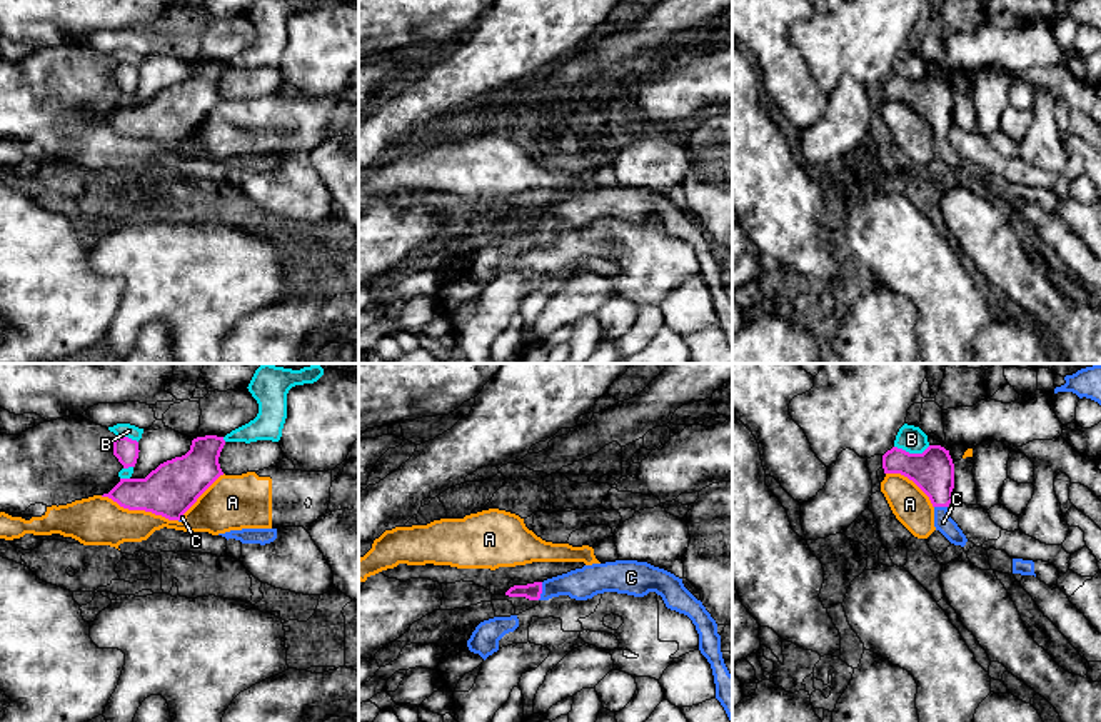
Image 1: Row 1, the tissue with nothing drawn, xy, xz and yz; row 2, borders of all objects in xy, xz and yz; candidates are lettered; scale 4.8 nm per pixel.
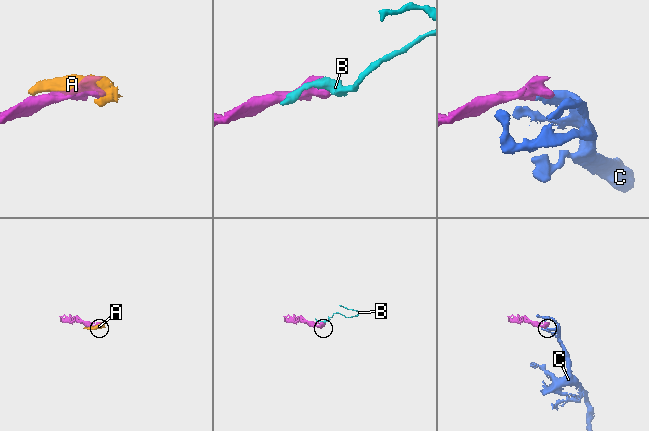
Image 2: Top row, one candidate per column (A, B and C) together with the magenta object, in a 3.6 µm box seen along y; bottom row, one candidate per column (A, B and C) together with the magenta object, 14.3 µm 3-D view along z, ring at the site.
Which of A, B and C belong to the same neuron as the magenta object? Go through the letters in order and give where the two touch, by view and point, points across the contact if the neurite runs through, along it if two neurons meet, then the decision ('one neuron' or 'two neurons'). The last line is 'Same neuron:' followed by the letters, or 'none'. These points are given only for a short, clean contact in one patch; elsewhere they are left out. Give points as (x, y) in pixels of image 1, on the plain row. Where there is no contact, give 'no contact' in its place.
A: xy (139, 135) | two neurons
B: yz (911, 80) | one neuron
C: xz (541, 217) | across xz (531, 217), (541, 217), (564, 210), (581, 210) | one neuron
Same neuron: B, C

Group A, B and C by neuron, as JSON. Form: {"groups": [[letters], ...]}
{"groups": [["A"], ["B", "C"]]}

